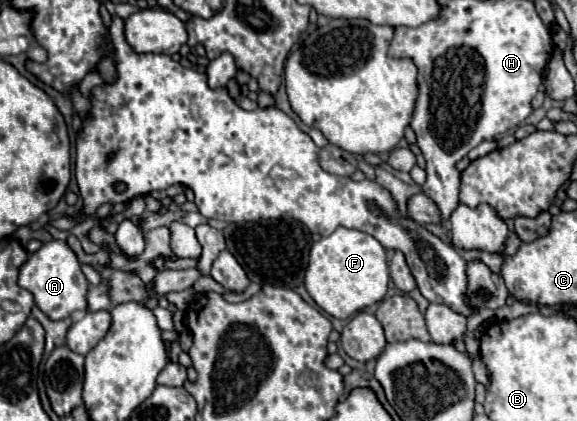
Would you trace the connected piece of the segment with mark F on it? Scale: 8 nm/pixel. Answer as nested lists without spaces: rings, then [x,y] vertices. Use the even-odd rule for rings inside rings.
[[[338,227],[332,235],[312,245],[306,269],[306,289],[312,299],[332,317],[348,319],[356,311],[384,299],[388,291],[388,259],[384,247],[368,233]]]

